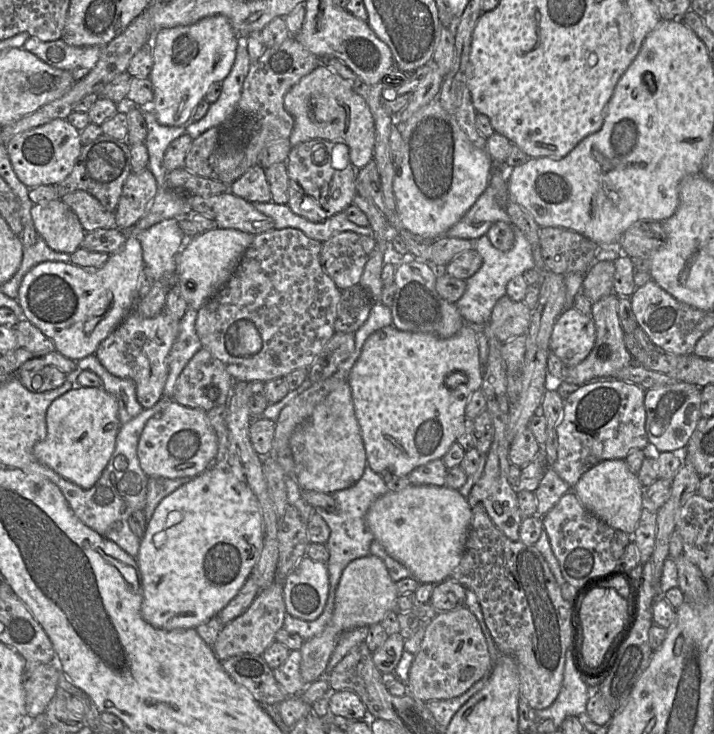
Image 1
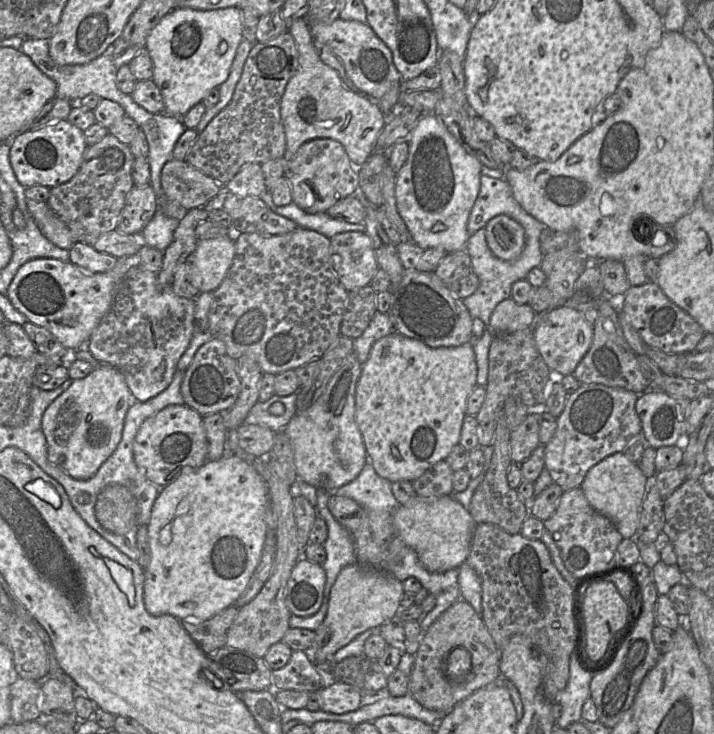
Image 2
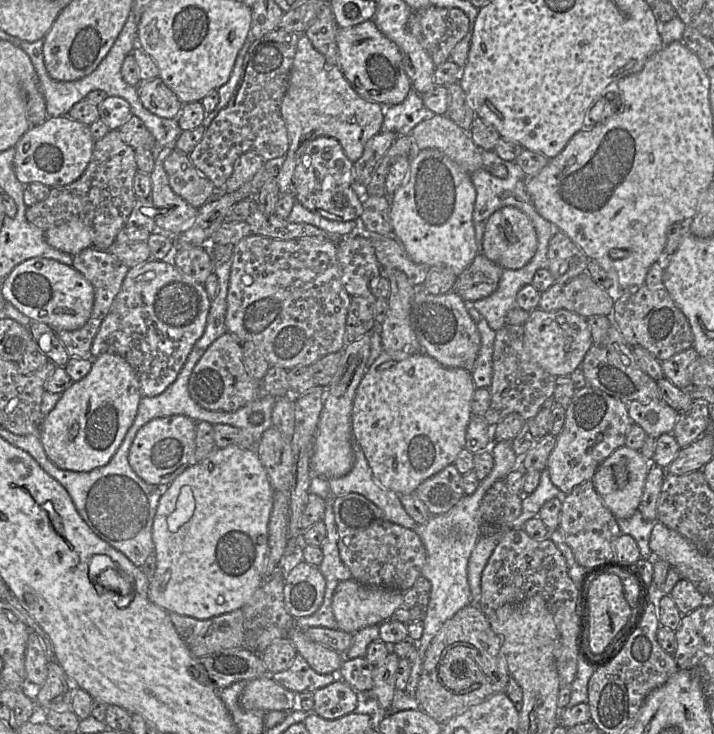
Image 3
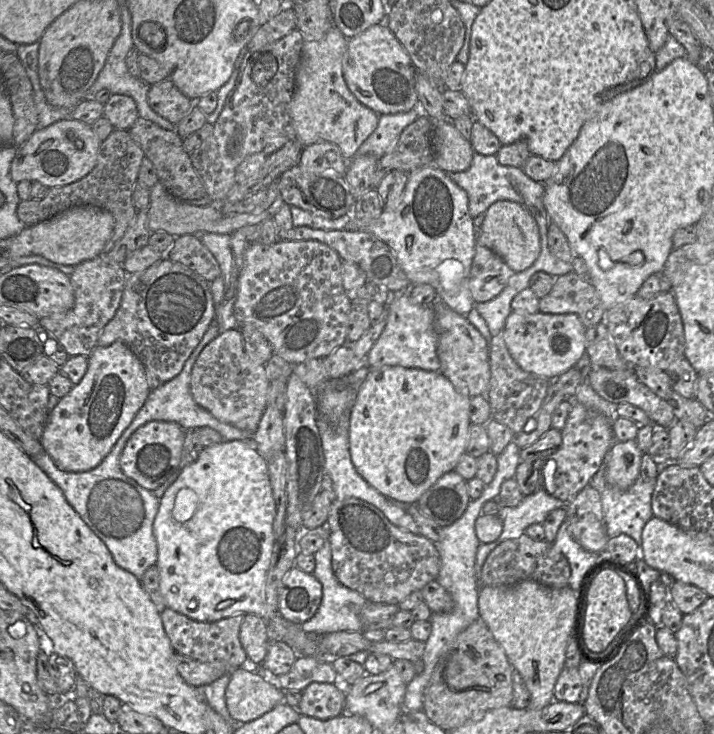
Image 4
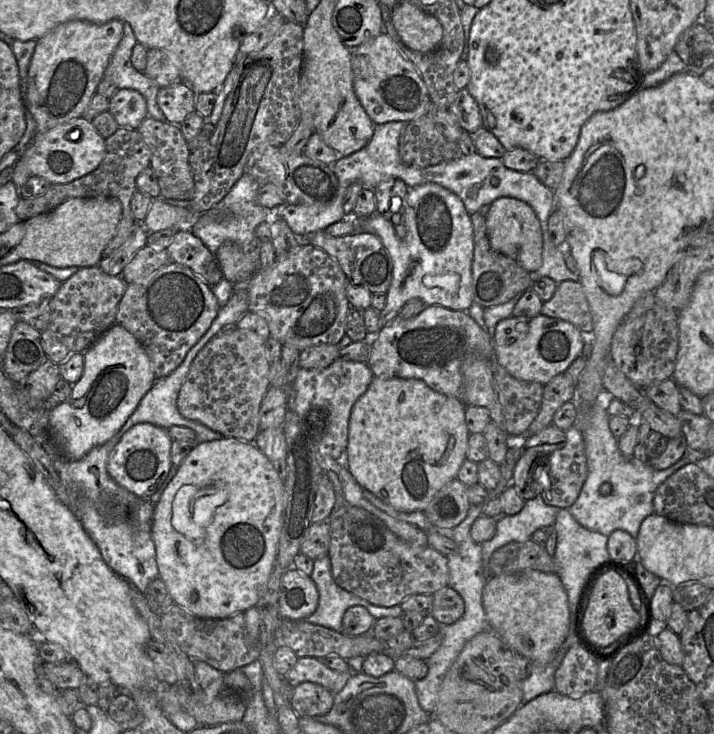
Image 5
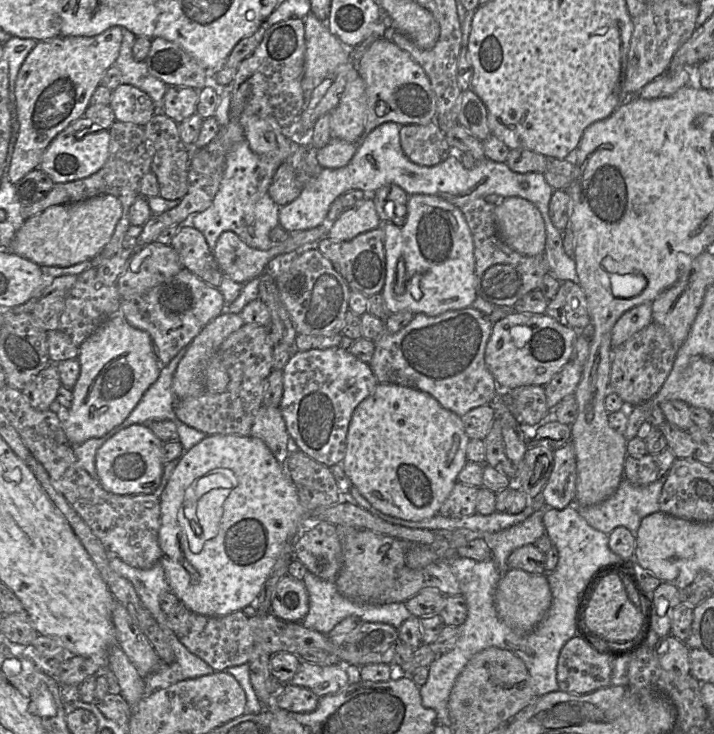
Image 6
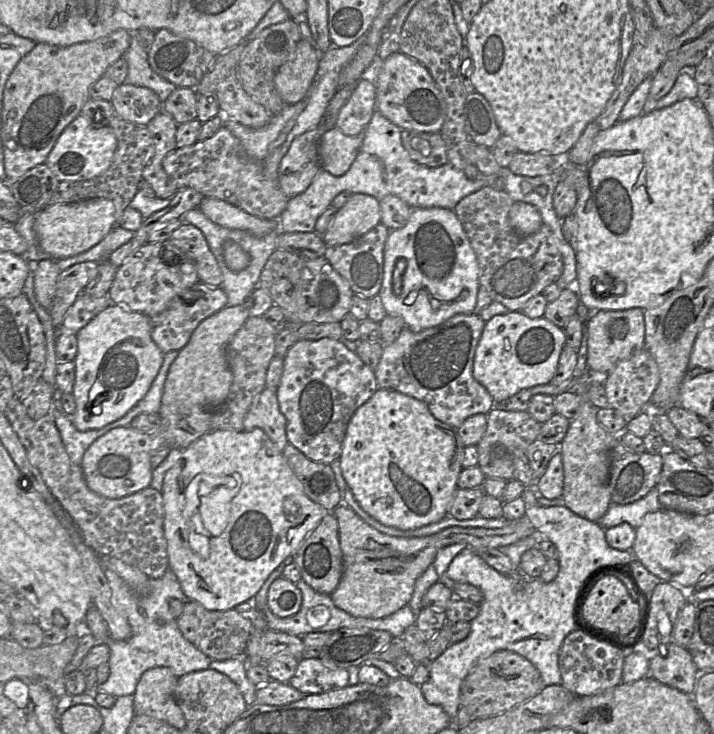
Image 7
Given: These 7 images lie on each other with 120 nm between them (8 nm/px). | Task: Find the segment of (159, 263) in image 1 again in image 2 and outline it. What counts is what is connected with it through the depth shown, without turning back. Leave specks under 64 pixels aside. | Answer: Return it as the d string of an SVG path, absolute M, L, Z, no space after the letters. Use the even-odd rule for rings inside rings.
M159 206L153 219L140 234L142 245L164 252L174 239L174 232L180 221L167 216Z

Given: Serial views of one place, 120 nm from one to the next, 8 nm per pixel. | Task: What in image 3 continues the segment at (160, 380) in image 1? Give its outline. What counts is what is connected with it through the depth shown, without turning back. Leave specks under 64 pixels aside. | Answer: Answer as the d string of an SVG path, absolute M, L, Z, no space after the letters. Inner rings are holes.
M150 259L137 267L129 268L110 311L93 339L90 358L94 359L105 353L122 357L133 368L142 396L157 396L176 380L195 343L203 335L210 305L211 299L204 285L181 272L170 259Z

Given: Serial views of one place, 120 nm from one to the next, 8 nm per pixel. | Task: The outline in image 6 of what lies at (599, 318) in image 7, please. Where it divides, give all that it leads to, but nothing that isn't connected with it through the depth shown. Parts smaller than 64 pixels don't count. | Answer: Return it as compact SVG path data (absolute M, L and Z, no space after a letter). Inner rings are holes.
M644 302L623 313L611 332L612 349L624 343L652 321L652 302Z

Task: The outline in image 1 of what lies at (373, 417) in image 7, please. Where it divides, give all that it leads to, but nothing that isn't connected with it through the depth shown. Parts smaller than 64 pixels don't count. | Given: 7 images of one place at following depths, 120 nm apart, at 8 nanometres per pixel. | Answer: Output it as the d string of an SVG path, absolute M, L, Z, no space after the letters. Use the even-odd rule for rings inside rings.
M465 324L454 336L440 338L428 333L414 333L401 331L393 325L385 326L371 334L364 342L361 353L347 375L351 389L355 417L357 419L363 445L366 454L366 462L370 468L380 474L389 470L397 476L408 475L415 467L434 459L441 459L448 451L451 444L456 441L462 433L465 420L465 407L471 394L481 388L483 366L479 361L479 350L476 338L476 328L473 325Z

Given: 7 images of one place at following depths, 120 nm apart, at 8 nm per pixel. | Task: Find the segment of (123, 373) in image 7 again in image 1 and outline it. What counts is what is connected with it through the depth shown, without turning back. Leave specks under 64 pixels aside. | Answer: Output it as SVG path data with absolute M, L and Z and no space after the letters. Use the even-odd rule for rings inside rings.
M75 386L63 395L56 398L51 405L48 407L46 412L46 427L47 435L43 441L40 441L34 445L33 454L35 458L43 465L49 467L57 474L67 479L68 481L78 485L84 490L90 489L100 478L103 470L106 468L116 446L116 438L120 430L121 423L118 416L118 403L117 400L108 392L104 390L103 387L81 387Z

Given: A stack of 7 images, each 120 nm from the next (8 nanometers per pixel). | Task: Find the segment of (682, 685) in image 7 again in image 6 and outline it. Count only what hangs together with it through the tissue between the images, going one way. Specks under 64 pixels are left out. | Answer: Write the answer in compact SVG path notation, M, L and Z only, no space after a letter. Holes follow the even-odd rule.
M669 634L660 638L654 649L663 669L683 675L690 674L689 652L684 642Z

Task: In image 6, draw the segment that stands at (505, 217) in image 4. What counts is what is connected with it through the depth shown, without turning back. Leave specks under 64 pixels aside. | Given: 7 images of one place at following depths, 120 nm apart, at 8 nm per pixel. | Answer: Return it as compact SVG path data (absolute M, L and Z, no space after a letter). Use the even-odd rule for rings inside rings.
M507 197L496 204L494 213L498 235L507 246L525 256L544 252L545 224L533 203L521 197Z

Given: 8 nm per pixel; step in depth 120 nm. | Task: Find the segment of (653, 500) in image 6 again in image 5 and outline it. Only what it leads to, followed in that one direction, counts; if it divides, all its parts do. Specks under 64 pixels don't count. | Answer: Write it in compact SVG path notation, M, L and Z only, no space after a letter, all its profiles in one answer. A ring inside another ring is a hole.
M598 398L589 411L580 411L578 407L576 426L581 430L587 459L587 477L575 502L566 508L573 518L590 531L605 536L615 530L624 530L636 539L642 521L655 513L653 498L658 486L675 470L673 465L667 469L656 470L648 462L625 458L618 448L618 438L610 430L610 415L607 411L607 399ZM608 482L612 491L608 495L600 493L600 486Z

